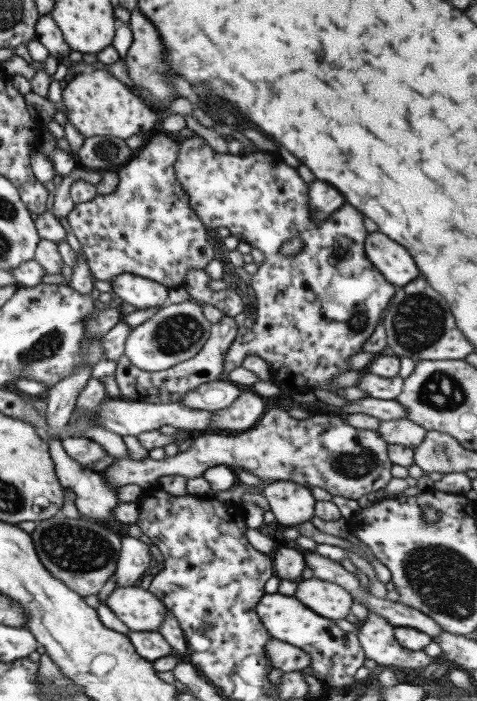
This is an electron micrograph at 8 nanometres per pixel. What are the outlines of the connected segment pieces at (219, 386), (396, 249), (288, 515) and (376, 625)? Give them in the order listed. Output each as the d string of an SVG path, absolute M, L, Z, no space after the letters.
M222 378L194 388L192 392L180 398L180 403L194 409L222 410L228 408L245 390L246 387L232 383L228 378Z
M382 232L368 234L364 249L370 262L396 287L406 286L420 274L416 262L406 252L406 248L386 238Z
M276 481L265 485L261 493L270 504L276 521L287 527L310 521L315 516L315 502L311 490L290 481Z
M368 609L366 620L357 626L357 637L365 657L375 660L378 665L423 671L428 664L435 661L423 651L411 651L400 646L394 634L395 626L372 609Z

